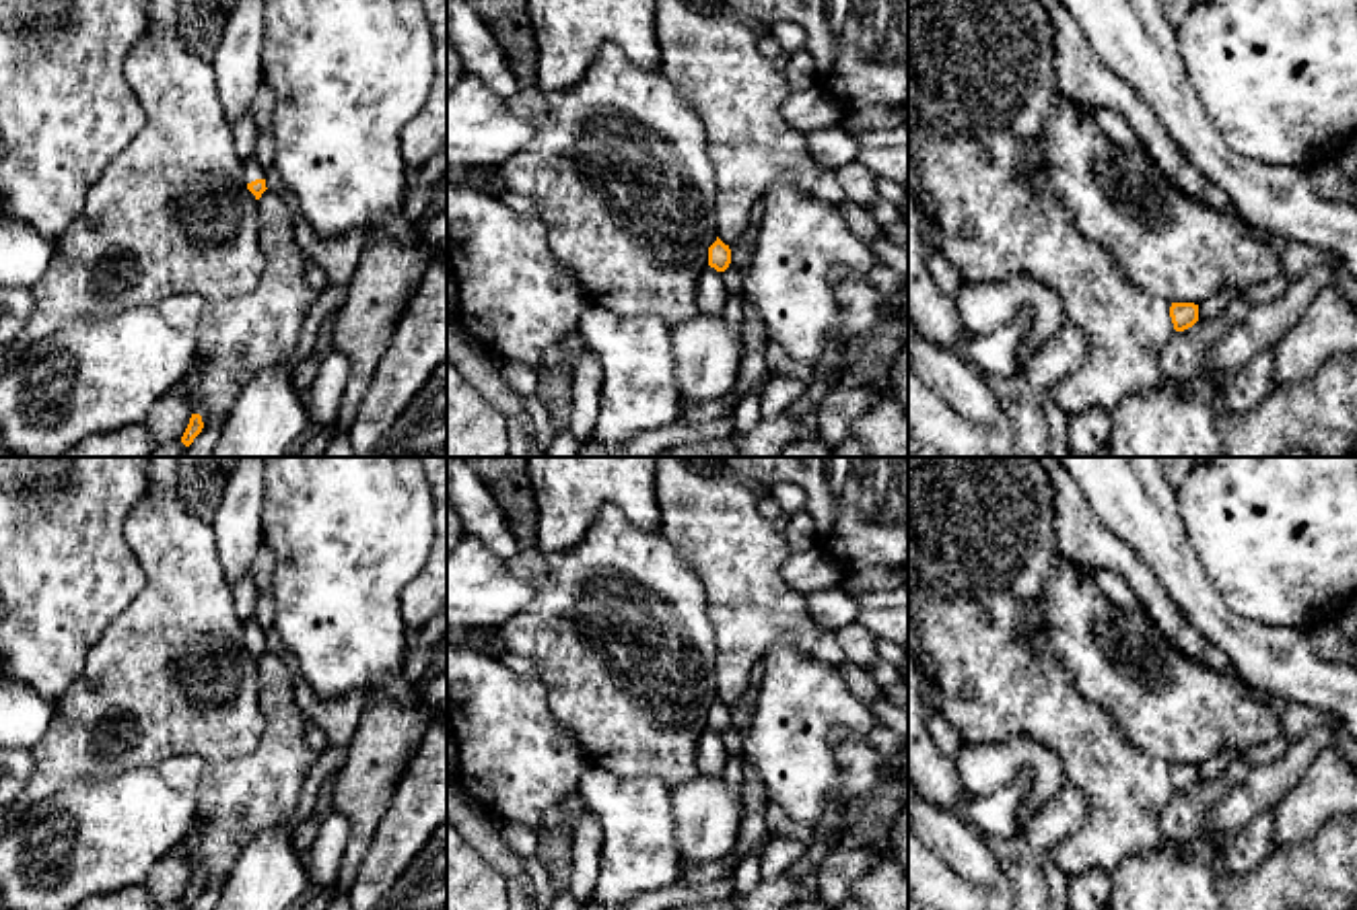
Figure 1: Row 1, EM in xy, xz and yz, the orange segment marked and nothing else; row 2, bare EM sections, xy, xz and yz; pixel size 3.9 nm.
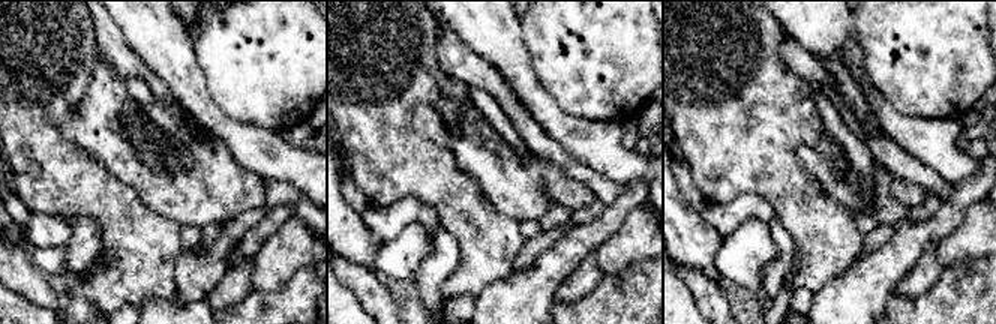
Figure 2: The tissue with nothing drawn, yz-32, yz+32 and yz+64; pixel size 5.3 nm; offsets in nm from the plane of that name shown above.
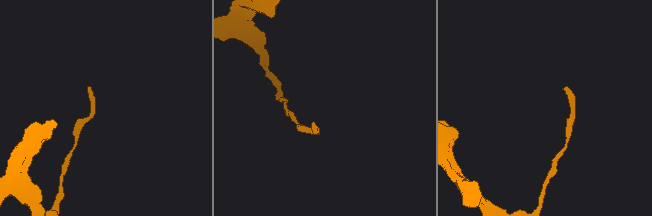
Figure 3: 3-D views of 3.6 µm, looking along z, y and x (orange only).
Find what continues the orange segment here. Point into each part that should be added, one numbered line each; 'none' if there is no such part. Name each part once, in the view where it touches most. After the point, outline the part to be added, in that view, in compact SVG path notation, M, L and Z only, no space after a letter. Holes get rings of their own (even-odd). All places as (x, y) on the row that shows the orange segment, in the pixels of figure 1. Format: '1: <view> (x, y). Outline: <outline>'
1: xy (252, 169). Outline: M251 156L249 161L243 163L243 181L247 185L247 183L251 183L255 179L266 179L266 173L259 167L257 159Z

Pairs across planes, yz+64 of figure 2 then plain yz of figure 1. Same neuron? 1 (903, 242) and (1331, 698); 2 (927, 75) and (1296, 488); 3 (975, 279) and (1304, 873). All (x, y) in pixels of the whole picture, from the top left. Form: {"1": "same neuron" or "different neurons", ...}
{"1": "different neurons", "2": "same neuron", "3": "same neuron"}

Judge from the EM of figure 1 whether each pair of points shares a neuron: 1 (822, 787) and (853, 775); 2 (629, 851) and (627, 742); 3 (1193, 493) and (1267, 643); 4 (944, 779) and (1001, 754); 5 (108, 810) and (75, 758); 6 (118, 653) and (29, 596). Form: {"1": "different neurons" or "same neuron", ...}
{"1": "different neurons", "2": "different neurons", "3": "different neurons", "4": "different neurons", "5": "different neurons", "6": "different neurons"}

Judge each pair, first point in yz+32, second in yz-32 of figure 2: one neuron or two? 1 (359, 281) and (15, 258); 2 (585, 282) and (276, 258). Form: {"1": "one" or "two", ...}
{"1": "one", "2": "two"}

